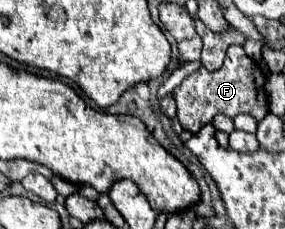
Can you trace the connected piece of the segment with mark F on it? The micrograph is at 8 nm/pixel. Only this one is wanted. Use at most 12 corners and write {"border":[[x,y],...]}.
{"border":[[232,45],[218,71],[174,91],[178,119],[198,133],[224,113],[268,113],[260,67]]}

